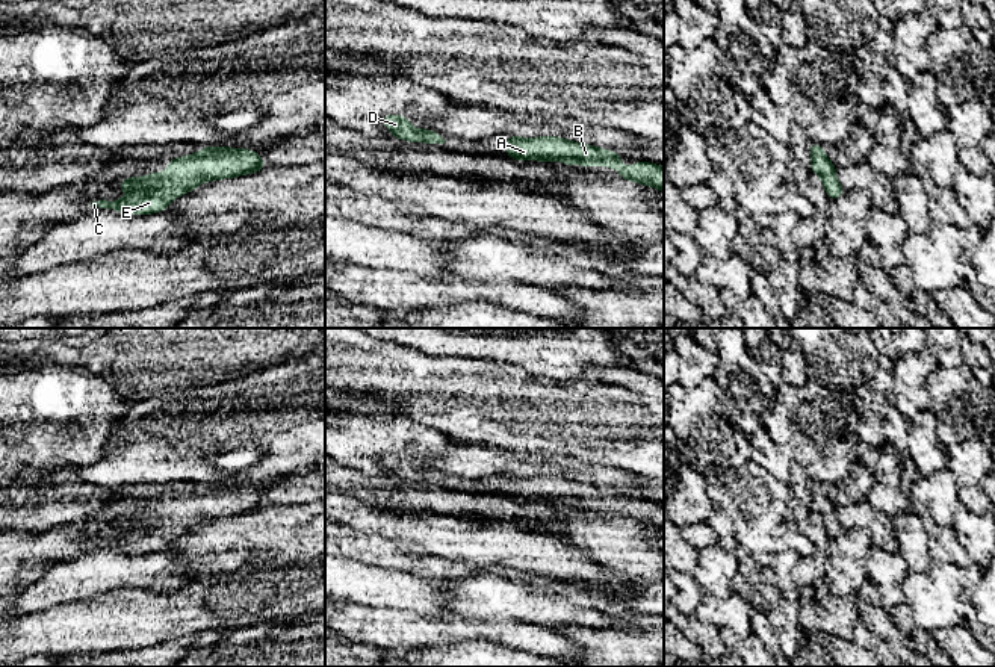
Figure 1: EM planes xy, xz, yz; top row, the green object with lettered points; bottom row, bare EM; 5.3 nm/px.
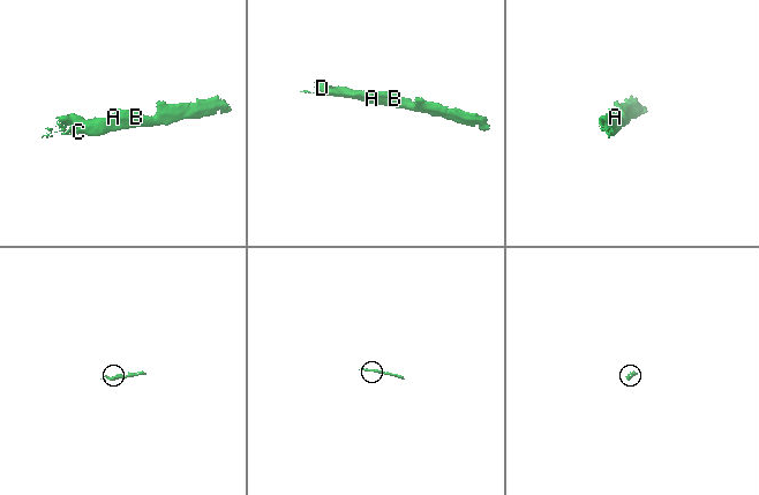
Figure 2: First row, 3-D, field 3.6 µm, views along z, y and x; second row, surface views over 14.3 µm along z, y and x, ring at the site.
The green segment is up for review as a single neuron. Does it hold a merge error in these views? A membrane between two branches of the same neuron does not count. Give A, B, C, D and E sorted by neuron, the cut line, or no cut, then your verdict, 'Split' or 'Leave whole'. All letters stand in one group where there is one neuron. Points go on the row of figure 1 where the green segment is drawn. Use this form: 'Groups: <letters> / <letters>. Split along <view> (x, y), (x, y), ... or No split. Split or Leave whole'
Groups: A B C D E. No split. Leave whole

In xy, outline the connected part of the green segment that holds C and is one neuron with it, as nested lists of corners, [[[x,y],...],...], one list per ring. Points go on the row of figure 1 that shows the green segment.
[[[204,147],[200,153],[169,159],[166,174],[148,171],[144,178],[135,175],[116,183],[119,191],[141,191],[141,197],[126,197],[112,203],[106,200],[91,201],[91,207],[113,209],[126,215],[165,212],[174,197],[183,197],[203,181],[231,178],[265,168],[262,156],[256,151]]]

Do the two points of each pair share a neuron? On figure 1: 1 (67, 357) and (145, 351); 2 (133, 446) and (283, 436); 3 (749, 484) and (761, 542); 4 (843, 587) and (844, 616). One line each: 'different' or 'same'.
1: same
2: same
3: same
4: different

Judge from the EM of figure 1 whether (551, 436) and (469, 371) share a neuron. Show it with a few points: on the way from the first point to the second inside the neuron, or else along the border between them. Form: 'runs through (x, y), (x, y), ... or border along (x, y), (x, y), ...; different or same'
runs through (531, 416), (489, 390); same

